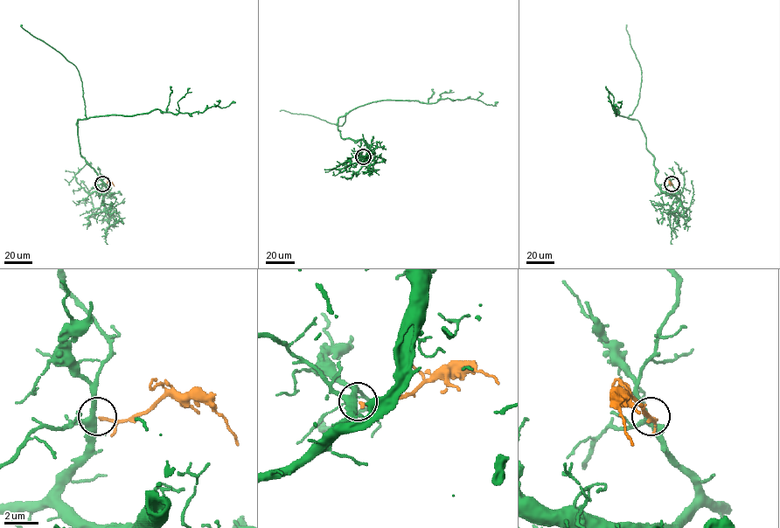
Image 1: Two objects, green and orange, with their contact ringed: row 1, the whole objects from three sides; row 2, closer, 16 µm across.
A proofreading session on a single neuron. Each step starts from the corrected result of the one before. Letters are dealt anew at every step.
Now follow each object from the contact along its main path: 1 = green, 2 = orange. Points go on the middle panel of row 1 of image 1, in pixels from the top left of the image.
1: (363, 156), (364, 141), (343, 138), (337, 129), (338, 118), (359, 107), (385, 100), (497, 102)
2: (363, 156), (374, 156)

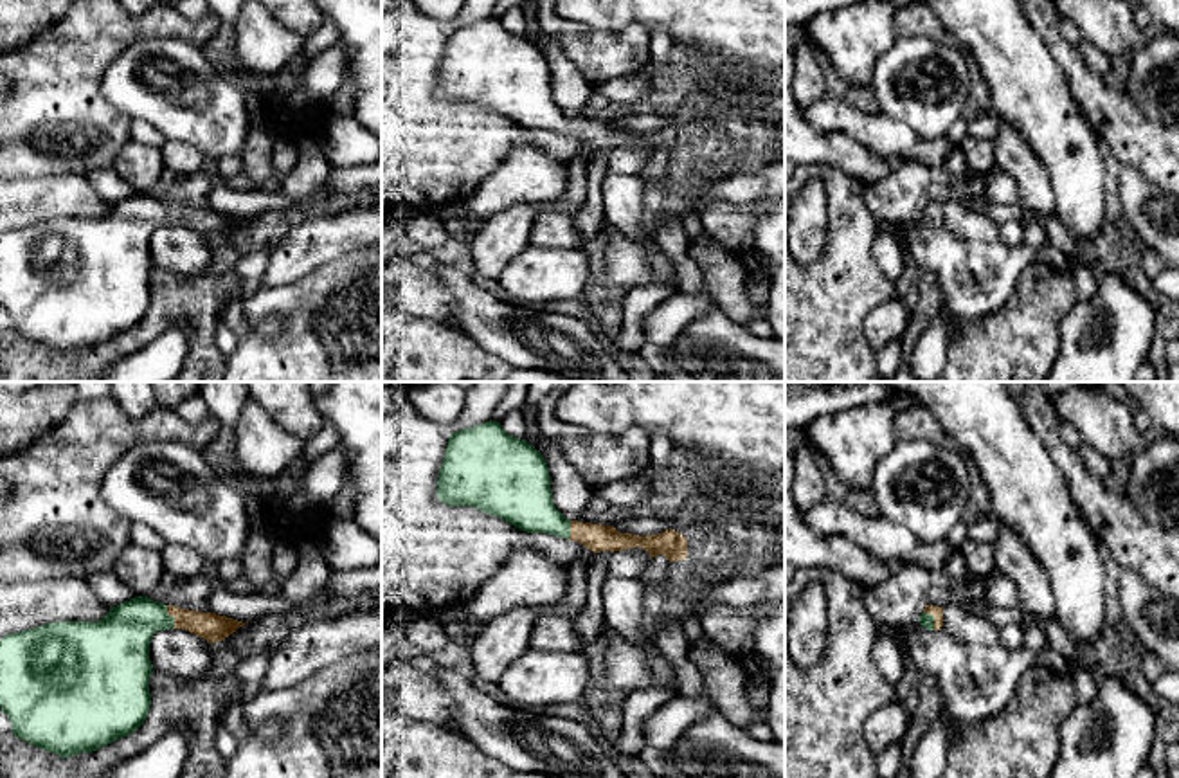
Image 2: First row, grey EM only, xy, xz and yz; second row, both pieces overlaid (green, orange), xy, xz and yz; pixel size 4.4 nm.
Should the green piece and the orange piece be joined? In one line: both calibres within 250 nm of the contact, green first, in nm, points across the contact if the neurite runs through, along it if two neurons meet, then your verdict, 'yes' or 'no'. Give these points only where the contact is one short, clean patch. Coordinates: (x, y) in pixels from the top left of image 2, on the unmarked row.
260/130 nm | across xy (121, 236), (144, 213), (171, 213), (213, 224) | yes

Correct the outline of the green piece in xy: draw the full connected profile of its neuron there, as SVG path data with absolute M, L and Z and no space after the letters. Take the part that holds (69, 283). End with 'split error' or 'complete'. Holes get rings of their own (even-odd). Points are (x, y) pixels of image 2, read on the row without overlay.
M135 193L99 218L54 218L38 225L7 231L0 236L0 304L13 321L13 331L61 355L97 348L137 328L151 303L149 256L151 234L158 227L184 225L209 240L223 238L248 218L238 218L214 209L200 209Z | split error

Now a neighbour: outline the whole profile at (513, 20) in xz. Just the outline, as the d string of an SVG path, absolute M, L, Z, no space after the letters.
M511 7L509 11L506 11L500 22L509 32L518 36L524 36L527 27L526 13L522 11L522 7Z

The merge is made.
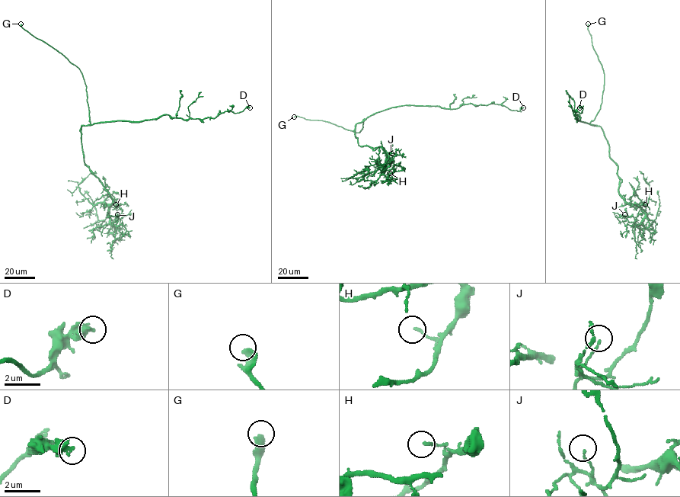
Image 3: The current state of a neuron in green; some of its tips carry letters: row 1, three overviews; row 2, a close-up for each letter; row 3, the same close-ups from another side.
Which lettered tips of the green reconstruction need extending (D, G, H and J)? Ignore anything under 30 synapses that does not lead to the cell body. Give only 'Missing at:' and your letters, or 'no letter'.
Missing at: G

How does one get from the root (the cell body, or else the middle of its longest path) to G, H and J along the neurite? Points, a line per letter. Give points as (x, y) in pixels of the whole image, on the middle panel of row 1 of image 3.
G: (359, 123), (364, 118), (362, 128), (355, 133), (328, 122), (294, 117)
H: (359, 123), (355, 129), (357, 142), (381, 147), (386, 155), (383, 170), (393, 168), (394, 172), (390, 173)
J: (359, 123), (355, 124), (355, 129), (358, 144), (381, 147), (386, 152), (382, 173), (391, 153)

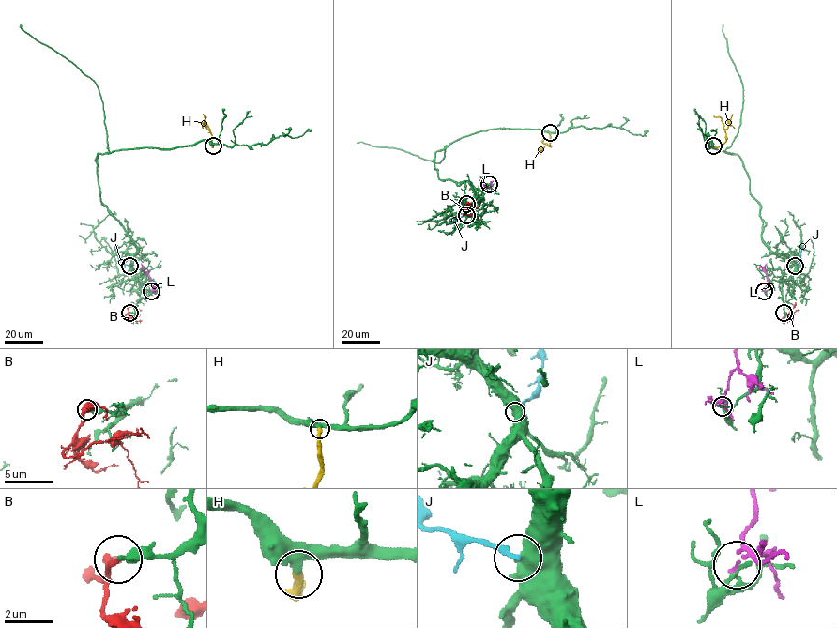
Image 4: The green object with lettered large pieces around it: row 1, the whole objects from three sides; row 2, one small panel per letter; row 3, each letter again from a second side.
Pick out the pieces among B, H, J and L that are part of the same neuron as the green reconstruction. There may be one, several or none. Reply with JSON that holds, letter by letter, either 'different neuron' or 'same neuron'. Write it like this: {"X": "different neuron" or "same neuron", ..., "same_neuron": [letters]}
{"B": "different neuron", "H": "same neuron", "J": "different neuron", "L": "different neuron", "same_neuron": ["H"]}

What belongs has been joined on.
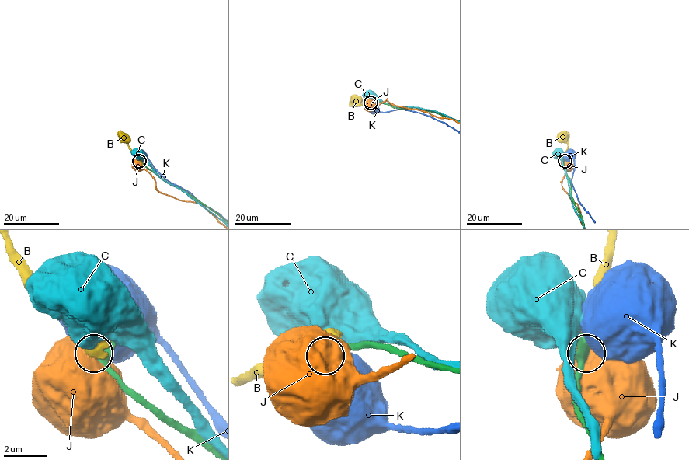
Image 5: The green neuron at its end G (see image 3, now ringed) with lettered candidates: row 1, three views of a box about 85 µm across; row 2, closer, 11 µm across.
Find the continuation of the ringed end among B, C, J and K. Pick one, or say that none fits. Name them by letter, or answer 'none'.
B

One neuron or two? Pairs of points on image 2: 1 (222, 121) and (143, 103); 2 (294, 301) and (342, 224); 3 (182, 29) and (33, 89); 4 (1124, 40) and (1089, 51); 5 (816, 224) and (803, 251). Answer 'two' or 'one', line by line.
1: one
2: two
3: one
4: two
5: one

